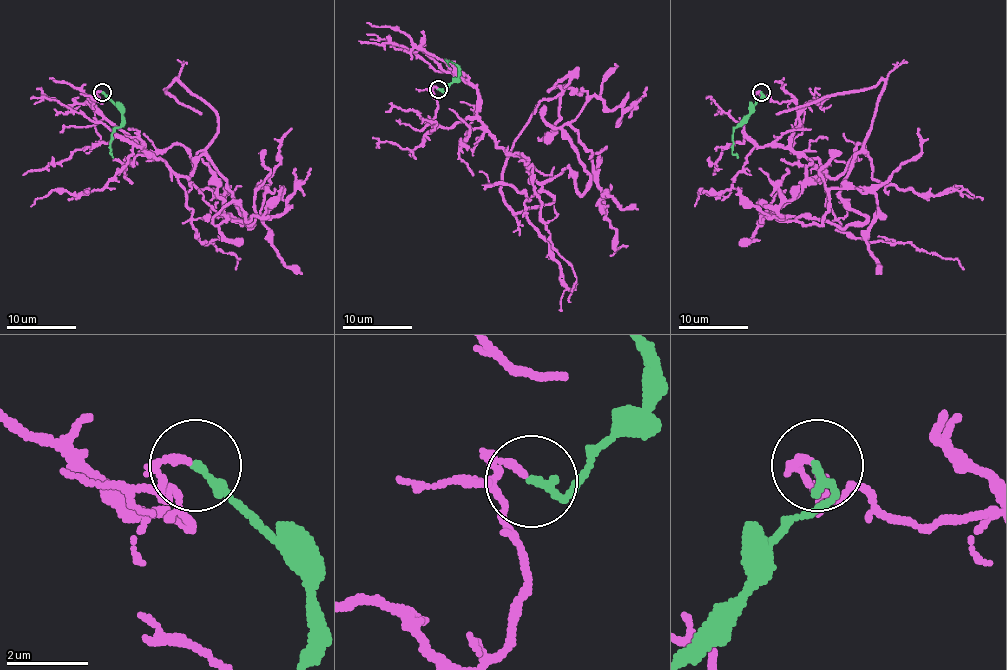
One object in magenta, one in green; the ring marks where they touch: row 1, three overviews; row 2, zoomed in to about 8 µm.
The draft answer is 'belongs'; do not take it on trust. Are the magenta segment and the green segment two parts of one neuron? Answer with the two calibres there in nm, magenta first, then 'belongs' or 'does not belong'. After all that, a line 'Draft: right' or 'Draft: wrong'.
130 nm thick on the magenta side, 200 nm on the other; belongs
Draft: right

